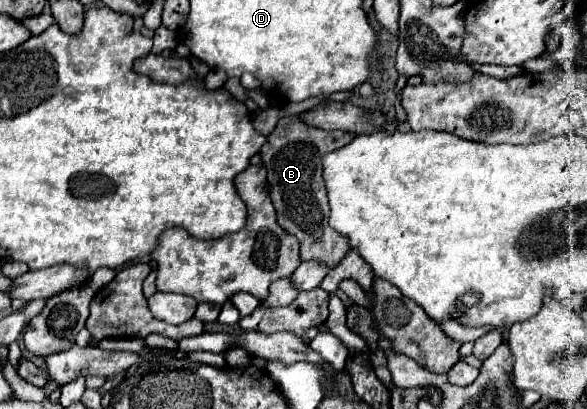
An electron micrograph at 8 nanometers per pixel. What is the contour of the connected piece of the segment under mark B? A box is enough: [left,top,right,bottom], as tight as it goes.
[259,116,353,268]

